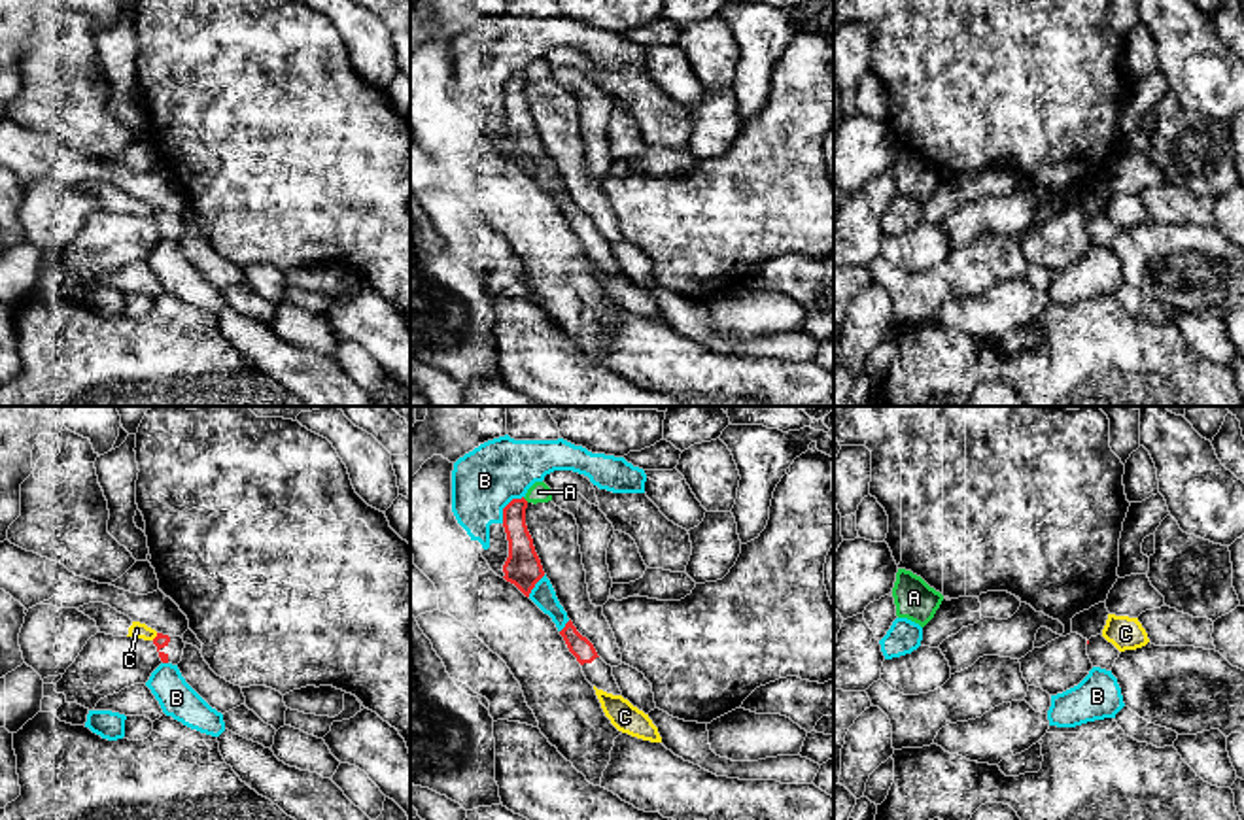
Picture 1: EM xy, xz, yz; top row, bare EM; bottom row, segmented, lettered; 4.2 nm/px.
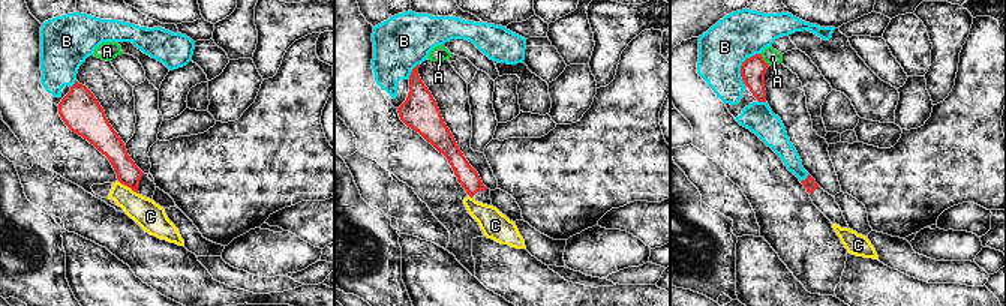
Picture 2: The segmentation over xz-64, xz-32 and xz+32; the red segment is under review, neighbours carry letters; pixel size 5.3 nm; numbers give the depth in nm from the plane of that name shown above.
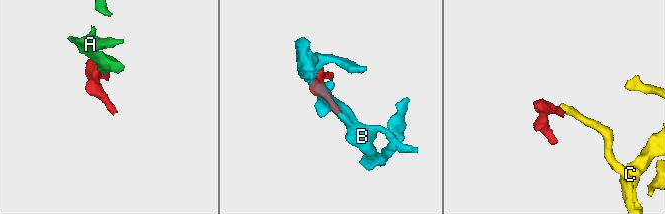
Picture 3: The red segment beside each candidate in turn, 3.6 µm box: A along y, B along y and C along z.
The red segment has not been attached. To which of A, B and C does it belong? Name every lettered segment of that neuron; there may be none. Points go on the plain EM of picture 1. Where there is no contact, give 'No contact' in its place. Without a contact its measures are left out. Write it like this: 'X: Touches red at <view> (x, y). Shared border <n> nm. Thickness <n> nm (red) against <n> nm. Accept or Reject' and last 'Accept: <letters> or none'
A: Touches red at xz (524, 76). Shared border 40 nm. Thickness 130 nm (red) against 90 nm. Reject
B: Touches red at xz (505, 84). Shared border 150 nm. Thickness 140 nm (red) against 280 nm. Reject
C: Touches red at xy (155, 214). Shared border 40 nm. Thickness 60 nm (red) against 70 nm. Reject
Accept: none

